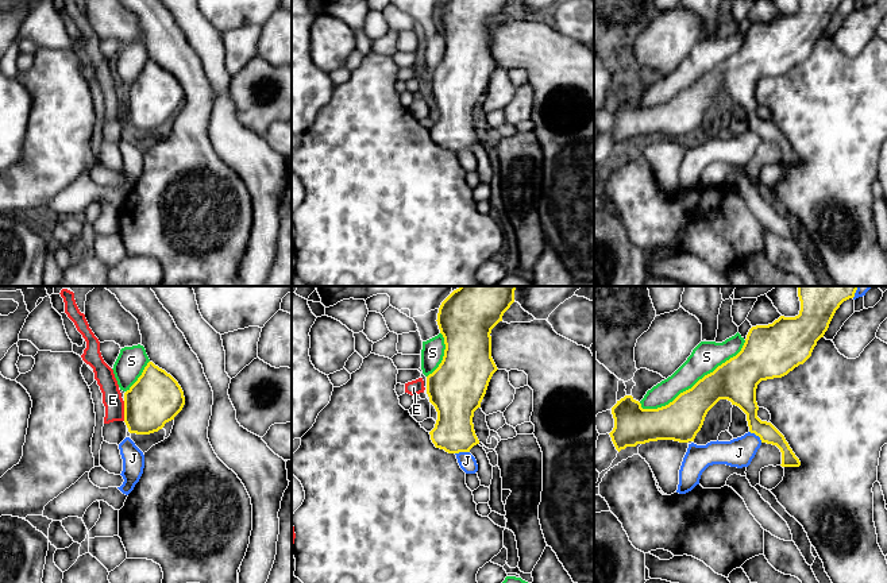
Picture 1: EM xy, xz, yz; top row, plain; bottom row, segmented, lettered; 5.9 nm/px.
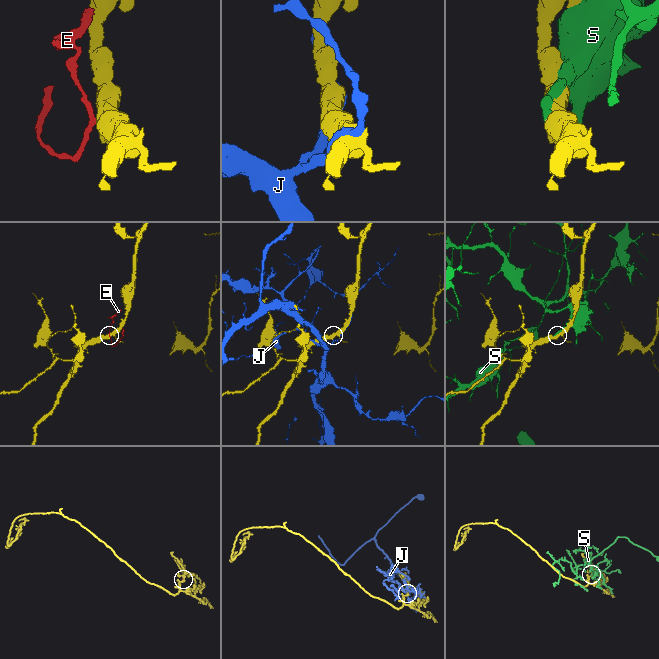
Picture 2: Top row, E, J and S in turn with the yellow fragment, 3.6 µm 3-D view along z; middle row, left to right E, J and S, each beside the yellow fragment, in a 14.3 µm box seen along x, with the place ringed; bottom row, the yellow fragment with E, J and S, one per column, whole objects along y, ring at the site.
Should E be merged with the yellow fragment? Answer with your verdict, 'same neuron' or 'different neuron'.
different neuron

